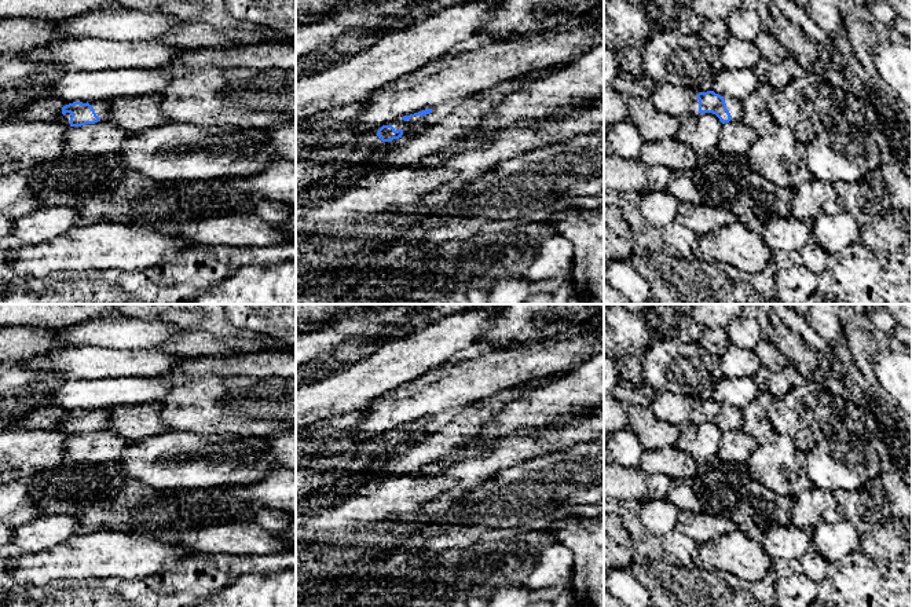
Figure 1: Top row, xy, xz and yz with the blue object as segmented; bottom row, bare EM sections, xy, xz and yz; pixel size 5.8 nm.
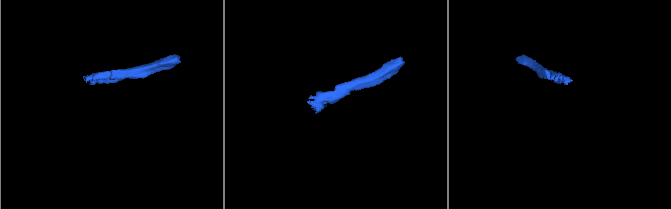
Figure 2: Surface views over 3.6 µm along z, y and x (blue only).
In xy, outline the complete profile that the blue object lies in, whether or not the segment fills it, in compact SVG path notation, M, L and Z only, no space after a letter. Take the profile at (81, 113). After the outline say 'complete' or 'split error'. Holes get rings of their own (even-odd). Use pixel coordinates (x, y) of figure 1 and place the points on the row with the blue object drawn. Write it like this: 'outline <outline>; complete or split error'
outline M36 98L26 105L17 118L23 121L62 123L67 127L81 127L110 120L110 100L63 102L56 98Z; split error

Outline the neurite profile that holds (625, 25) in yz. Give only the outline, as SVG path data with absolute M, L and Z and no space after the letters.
M604 0L604 43L609 47L641 50L653 33L641 6L626 0Z

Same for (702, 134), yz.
M713 113L689 114L681 120L675 139L695 150L697 154L718 149L722 136L722 123Z

